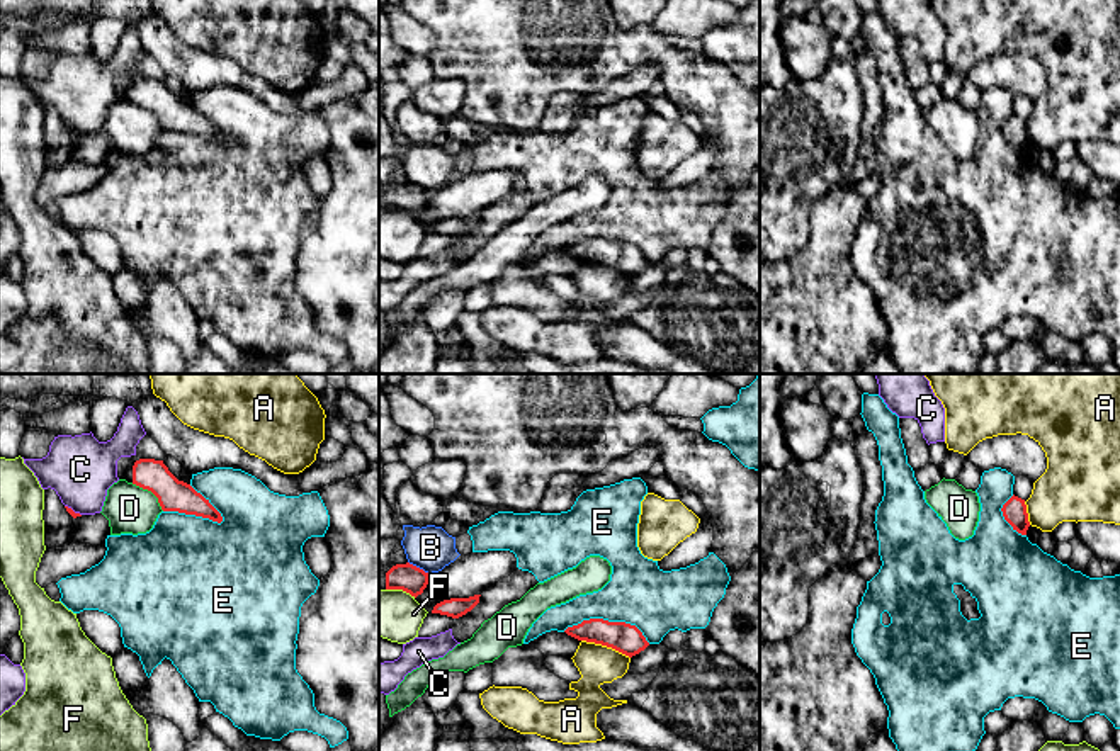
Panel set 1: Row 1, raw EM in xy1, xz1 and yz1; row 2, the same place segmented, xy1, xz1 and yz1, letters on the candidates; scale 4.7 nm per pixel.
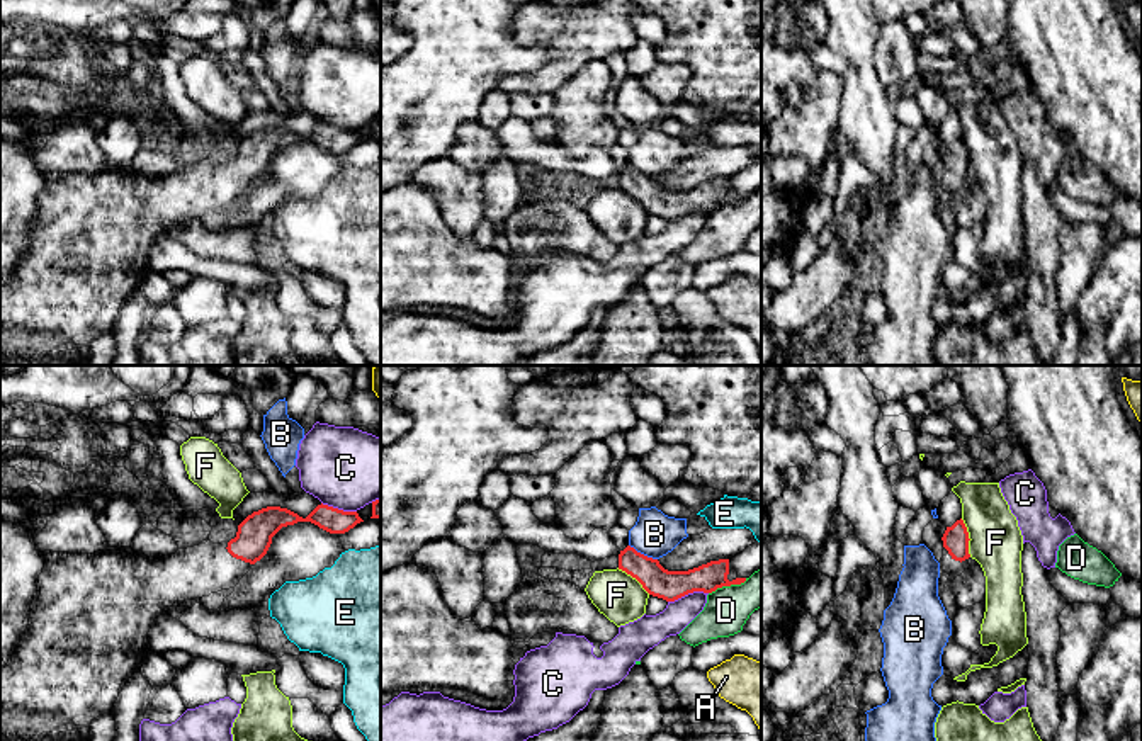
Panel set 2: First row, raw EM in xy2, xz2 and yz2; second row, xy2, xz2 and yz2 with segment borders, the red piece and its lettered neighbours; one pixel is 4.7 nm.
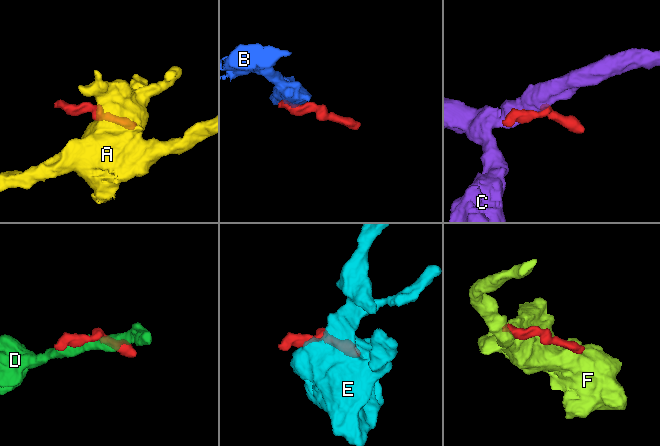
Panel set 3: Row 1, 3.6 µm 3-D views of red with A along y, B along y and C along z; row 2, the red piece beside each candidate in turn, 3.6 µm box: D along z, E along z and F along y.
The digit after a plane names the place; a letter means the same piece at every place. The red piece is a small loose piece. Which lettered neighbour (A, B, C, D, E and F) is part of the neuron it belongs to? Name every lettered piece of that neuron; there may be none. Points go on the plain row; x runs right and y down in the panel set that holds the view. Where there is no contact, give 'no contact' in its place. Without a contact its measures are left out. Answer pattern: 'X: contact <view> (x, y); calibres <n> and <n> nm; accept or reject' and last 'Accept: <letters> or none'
A: contact xz1 (605, 264); calibres 140 and 190 nm; reject
B: contact xz2 (643, 174); calibres 140 and 220 nm; reject
C: contact xz2 (687, 213); calibres 140 and 150 nm; reject
D: contact xz2 (728, 204); calibres 140 and 200 nm; reject
E: contact xy1 (194, 133); calibres 150 and 480 nm; reject
F: contact yz2 (967, 157); calibres 130 and 260 nm; reject
Accept: none

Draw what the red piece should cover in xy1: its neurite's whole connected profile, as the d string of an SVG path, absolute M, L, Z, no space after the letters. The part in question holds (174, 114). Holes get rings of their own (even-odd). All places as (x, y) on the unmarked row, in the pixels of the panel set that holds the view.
M139 78L133 85L133 104L151 110L163 131L195 134L221 143L221 133L190 104L178 100L163 80Z

